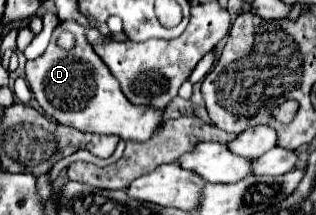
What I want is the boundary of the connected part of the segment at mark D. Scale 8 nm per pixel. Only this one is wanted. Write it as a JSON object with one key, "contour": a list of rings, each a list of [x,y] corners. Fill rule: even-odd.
{"contour":[[[61,21],[53,31],[47,51],[37,59],[27,61],[25,71],[27,83],[41,109],[63,125],[87,133],[119,135],[125,141],[151,139],[151,135],[163,125],[163,109],[133,105],[127,101],[127,97],[121,93],[119,81],[111,75],[109,67],[99,59],[99,55],[95,55],[93,47],[85,39],[85,27],[77,21]],[[61,31],[71,31],[77,39],[71,53],[57,47],[57,37]]]}

